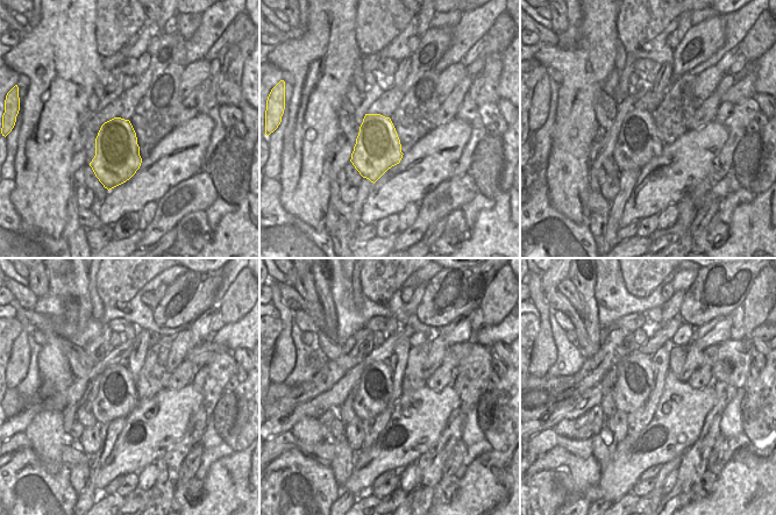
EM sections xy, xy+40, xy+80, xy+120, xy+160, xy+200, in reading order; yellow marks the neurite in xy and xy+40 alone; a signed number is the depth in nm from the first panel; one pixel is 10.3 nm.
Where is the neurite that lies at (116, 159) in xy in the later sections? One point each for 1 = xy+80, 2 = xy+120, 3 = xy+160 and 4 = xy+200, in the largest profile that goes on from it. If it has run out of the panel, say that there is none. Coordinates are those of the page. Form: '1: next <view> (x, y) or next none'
1: next xy+80 (638, 142)
2: next xy+120 (116, 398)
3: next xy+160 (375, 387)
4: next xy+200 (633, 385)

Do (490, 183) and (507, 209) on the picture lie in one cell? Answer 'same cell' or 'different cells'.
different cells

